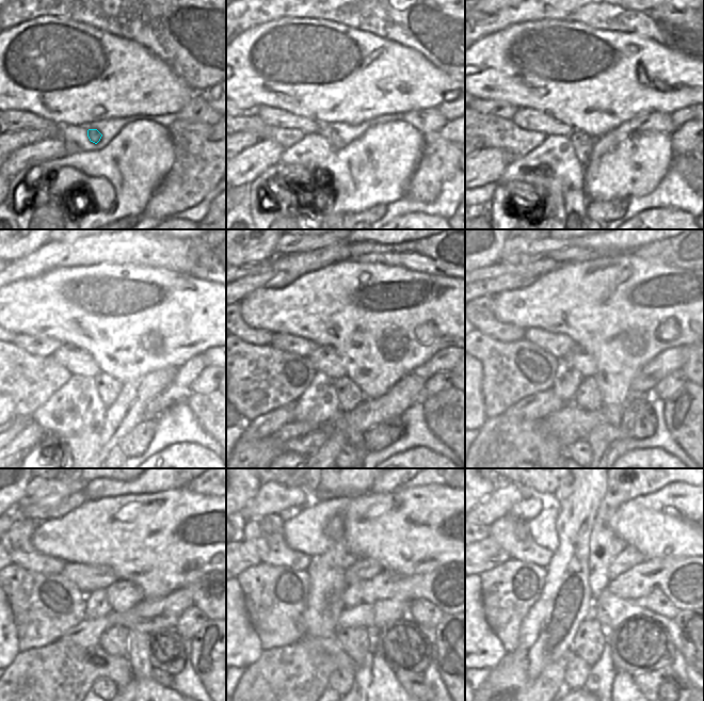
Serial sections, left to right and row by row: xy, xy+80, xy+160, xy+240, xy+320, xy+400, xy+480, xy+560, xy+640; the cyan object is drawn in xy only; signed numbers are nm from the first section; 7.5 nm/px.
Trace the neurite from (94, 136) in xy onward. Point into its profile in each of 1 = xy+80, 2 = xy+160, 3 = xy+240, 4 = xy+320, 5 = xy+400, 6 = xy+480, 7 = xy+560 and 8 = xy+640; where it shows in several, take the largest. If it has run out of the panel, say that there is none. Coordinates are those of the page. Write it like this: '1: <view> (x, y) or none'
1: xy+80 (335, 139)
2: xy+160 (582, 143)
3: xy+240 (109, 388)
4: xy+320 (350, 395)
5: xy+400 (588, 396)
6: xy+480 (114, 640)
7: xy+560 (357, 641)
8: xy+640 (590, 639)

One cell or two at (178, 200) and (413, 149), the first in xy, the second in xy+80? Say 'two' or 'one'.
two

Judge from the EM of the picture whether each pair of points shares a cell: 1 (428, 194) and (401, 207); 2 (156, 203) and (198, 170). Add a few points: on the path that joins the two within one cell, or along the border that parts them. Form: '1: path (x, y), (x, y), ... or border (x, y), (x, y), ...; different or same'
1: border (438, 192), (438, 195), (429, 203), (405, 196); different
2: path (166, 200), (188, 180); same

